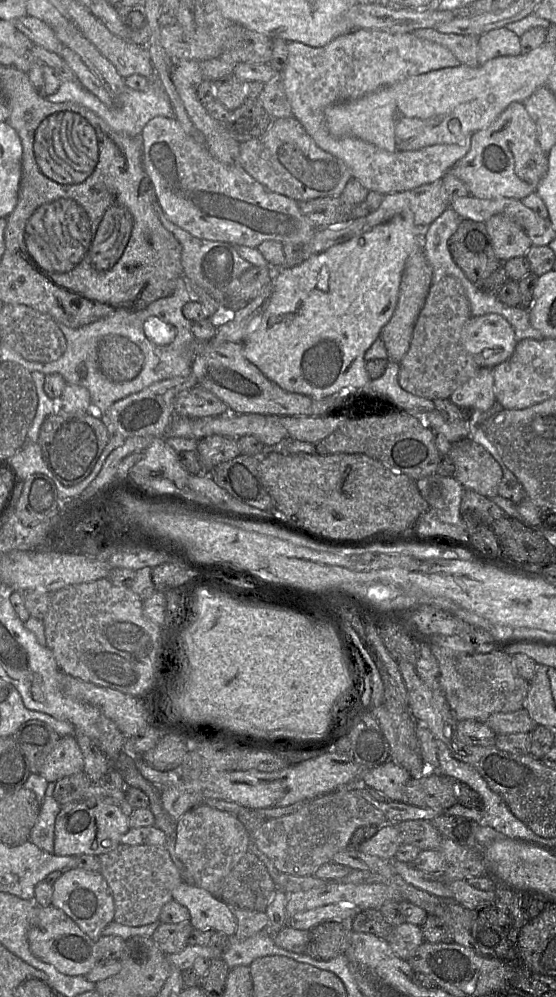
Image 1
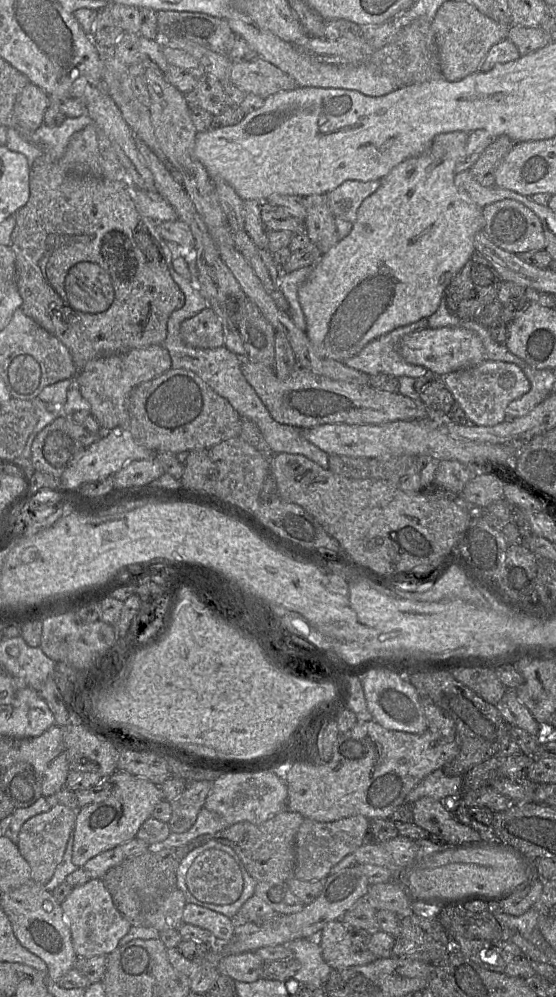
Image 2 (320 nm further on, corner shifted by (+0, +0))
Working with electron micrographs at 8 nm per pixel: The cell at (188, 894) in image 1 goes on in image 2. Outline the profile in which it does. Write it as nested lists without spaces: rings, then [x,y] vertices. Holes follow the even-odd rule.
[[[193,903],[185,905],[183,923],[209,930],[213,934],[214,943],[222,943],[230,940],[235,928],[233,918]]]

